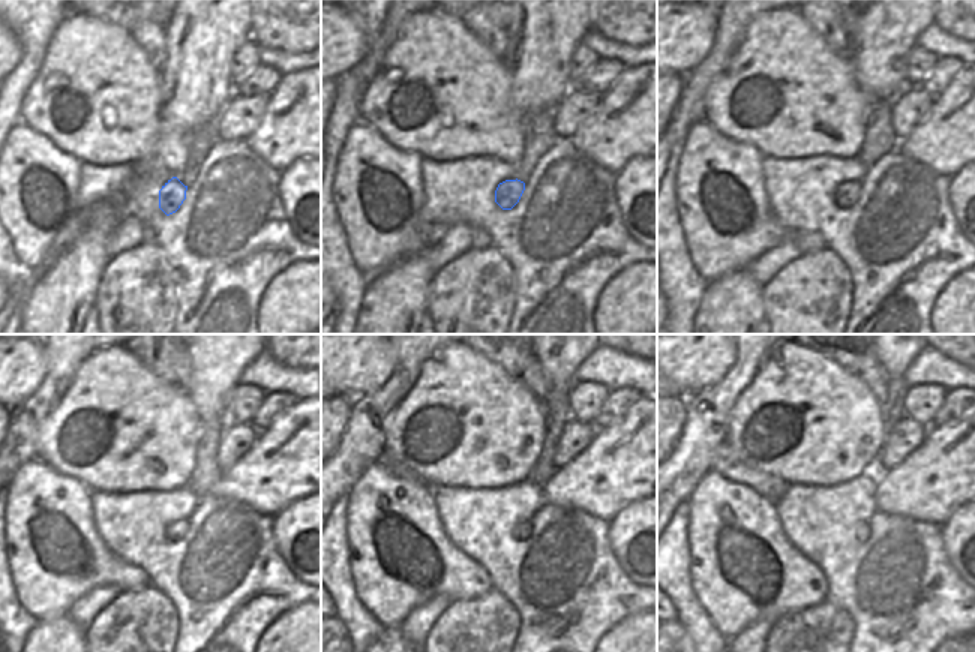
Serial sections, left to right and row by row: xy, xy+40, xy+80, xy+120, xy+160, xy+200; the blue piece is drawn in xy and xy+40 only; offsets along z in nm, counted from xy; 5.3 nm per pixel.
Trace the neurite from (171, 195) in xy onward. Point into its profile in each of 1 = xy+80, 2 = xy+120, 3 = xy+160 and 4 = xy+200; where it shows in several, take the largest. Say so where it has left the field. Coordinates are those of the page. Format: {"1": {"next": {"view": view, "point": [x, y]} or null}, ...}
{"1": {"next": {"view": "xy+80", "point": [846, 194]}}, "2": {"next": {"view": "xy+120", "point": [179, 529]}}, "3": {"next": {"view": "xy+160", "point": [522, 531]}}, "4": {"next": {"view": "xy+200", "point": [863, 531]}}}

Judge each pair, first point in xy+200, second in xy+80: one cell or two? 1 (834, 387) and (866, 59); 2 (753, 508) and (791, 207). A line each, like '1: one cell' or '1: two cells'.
1: two cells
2: two cells

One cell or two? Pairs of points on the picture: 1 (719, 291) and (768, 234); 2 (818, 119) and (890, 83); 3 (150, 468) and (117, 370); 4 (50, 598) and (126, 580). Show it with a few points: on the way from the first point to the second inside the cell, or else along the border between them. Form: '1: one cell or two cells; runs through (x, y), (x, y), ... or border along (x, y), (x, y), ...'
1: two cells; border along (744, 267), (708, 282)
2: two cells; border along (851, 62), (857, 84), (875, 102)
3: one cell; runs through (143, 444), (119, 420), (117, 394)
4: one cell; runs through (69, 579), (107, 576)

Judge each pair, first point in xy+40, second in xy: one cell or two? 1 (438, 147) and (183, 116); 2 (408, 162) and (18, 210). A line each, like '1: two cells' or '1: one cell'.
1: two cells
2: one cell

